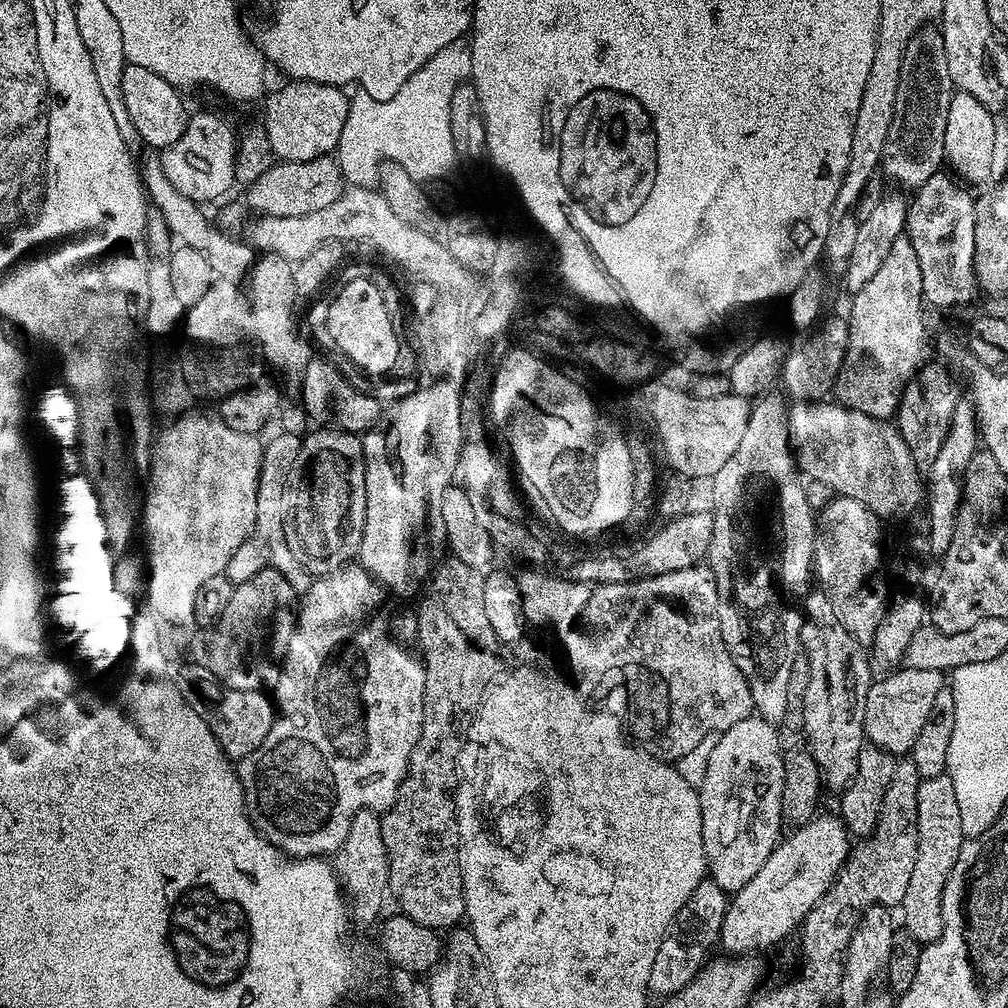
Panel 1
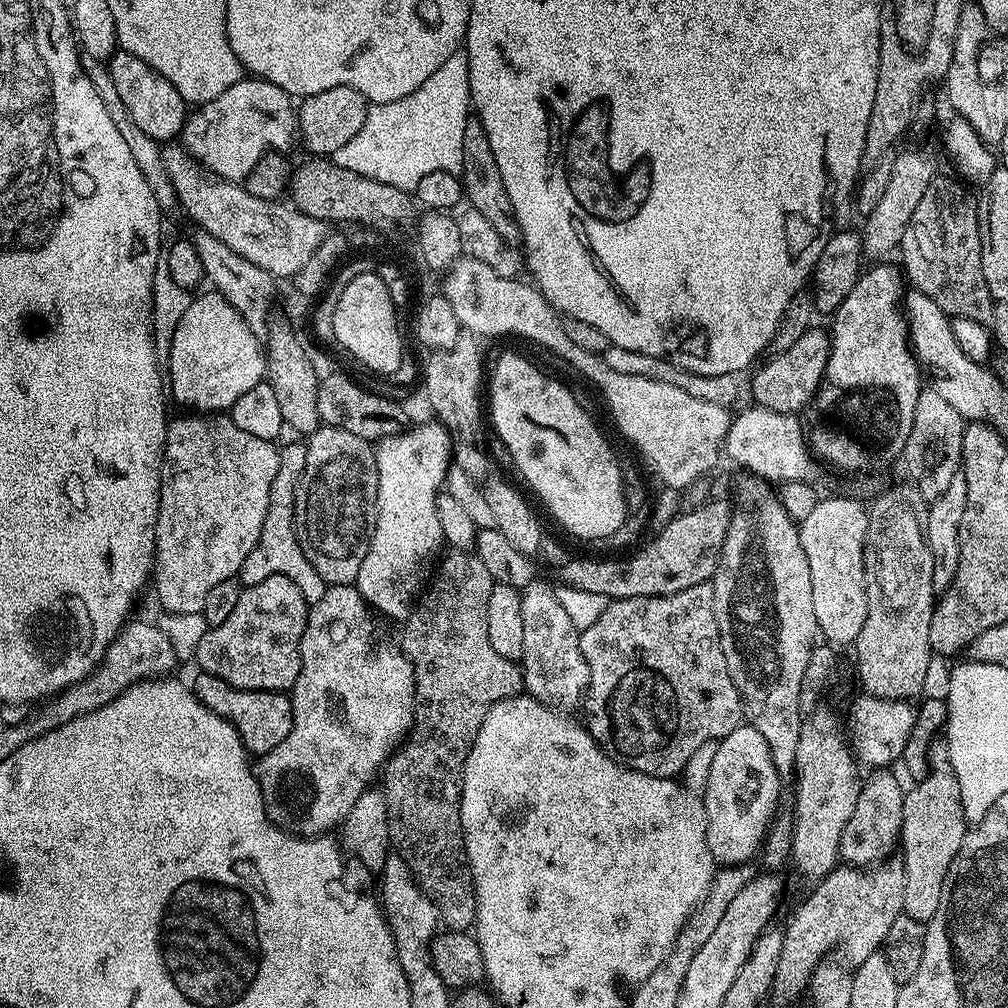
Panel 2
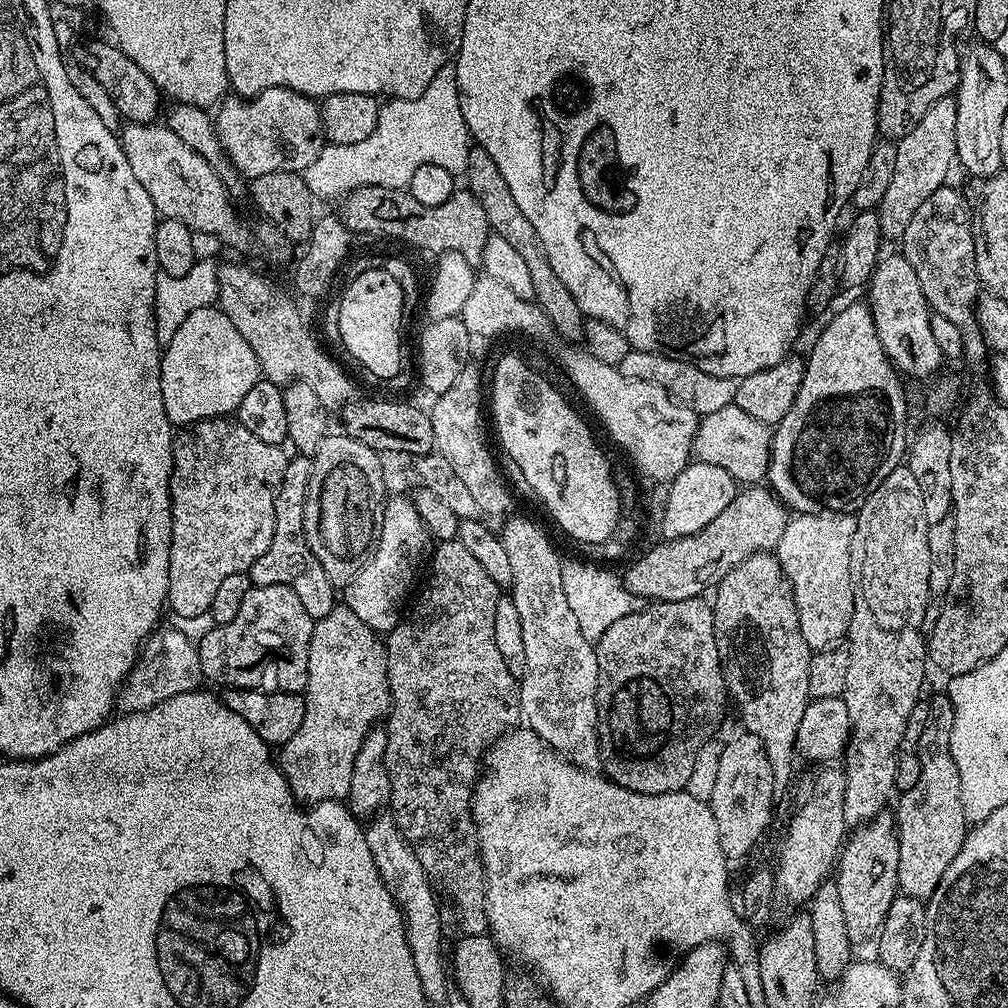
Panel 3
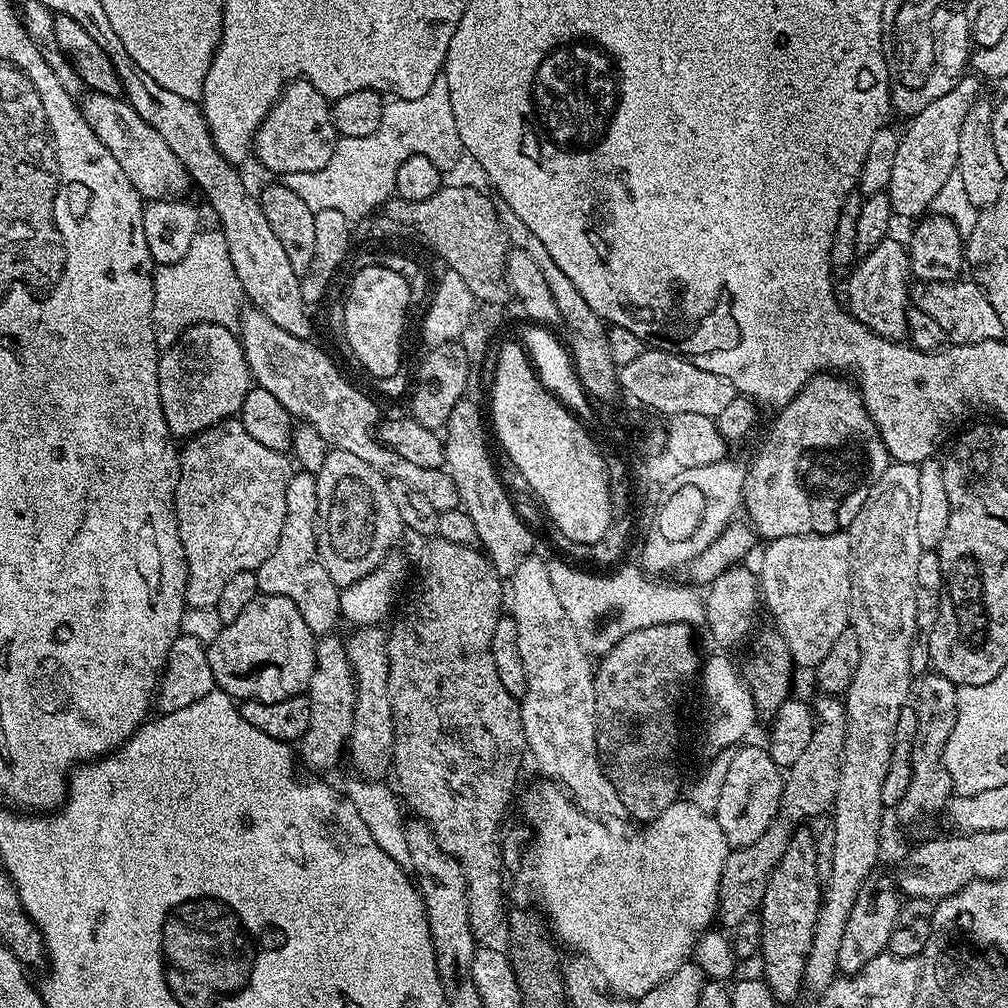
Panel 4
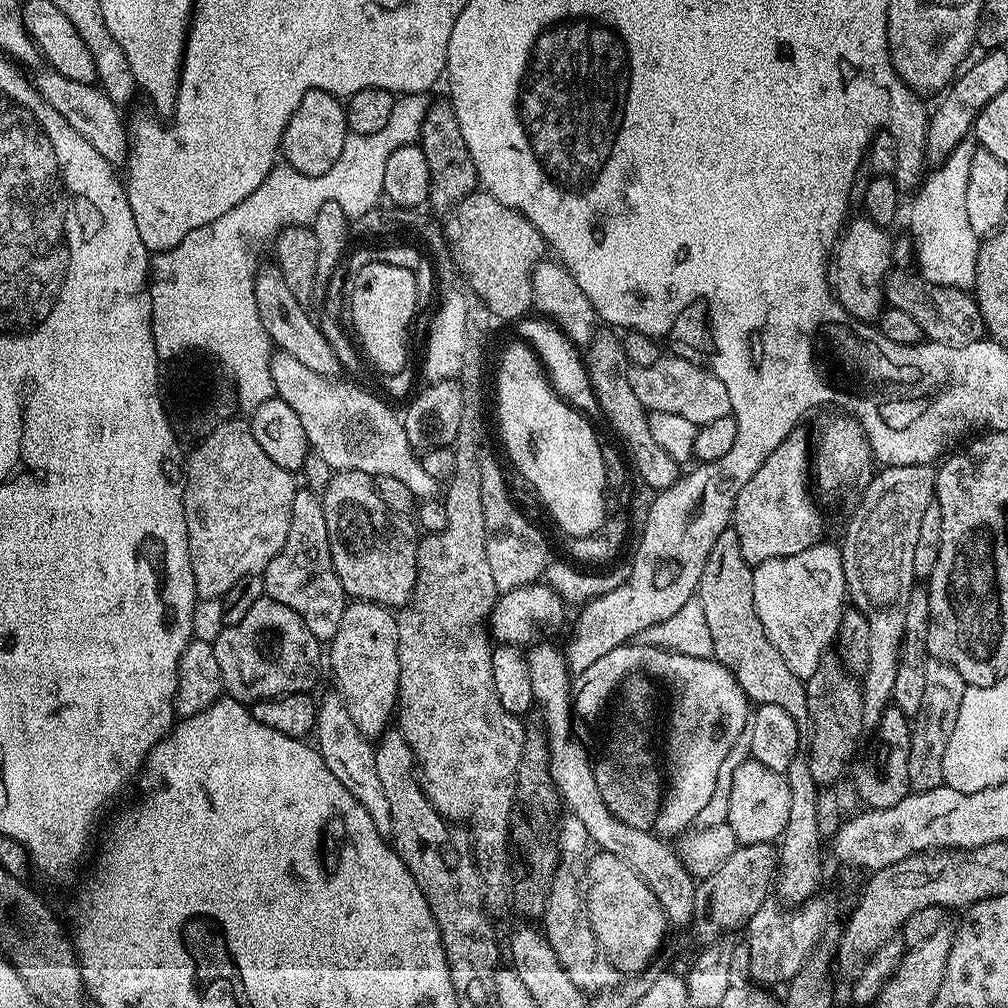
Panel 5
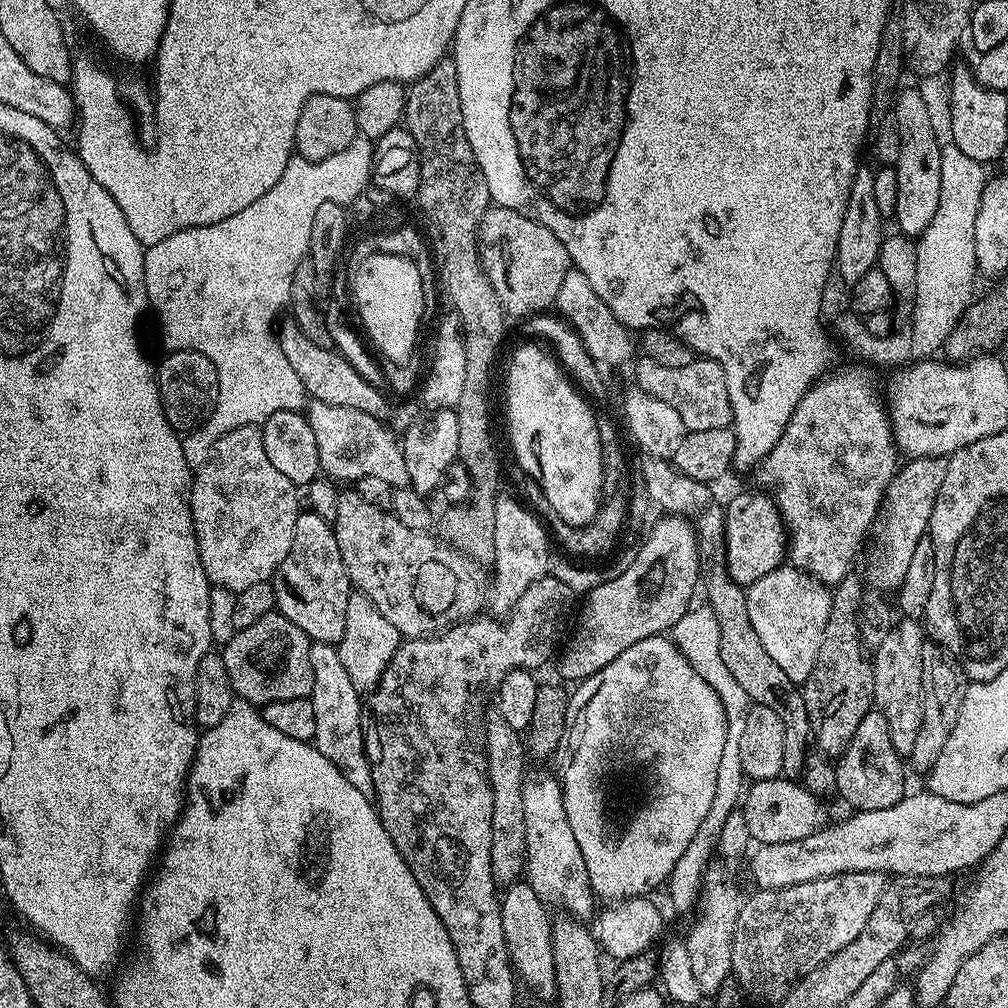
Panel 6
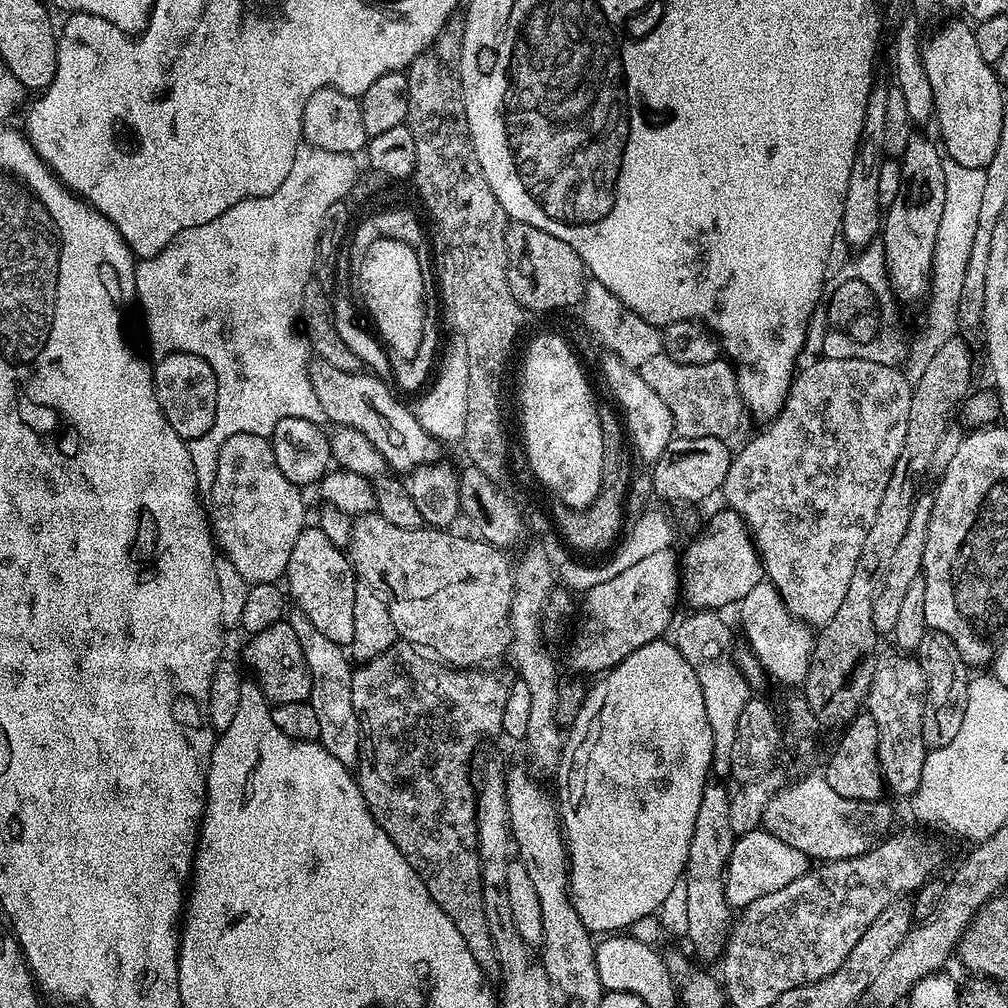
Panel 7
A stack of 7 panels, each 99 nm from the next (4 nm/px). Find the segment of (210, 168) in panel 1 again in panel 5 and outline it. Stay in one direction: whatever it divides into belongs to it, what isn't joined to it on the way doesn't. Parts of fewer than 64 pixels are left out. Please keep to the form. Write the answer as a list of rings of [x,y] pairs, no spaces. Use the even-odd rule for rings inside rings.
[[[312,88],[302,98],[300,109],[292,115],[280,139],[283,159],[294,170],[307,176],[317,176],[326,174],[326,170],[338,162],[338,154],[342,154],[342,146],[346,146],[350,133],[345,105],[336,100],[339,99],[333,93],[323,92],[321,88]]]

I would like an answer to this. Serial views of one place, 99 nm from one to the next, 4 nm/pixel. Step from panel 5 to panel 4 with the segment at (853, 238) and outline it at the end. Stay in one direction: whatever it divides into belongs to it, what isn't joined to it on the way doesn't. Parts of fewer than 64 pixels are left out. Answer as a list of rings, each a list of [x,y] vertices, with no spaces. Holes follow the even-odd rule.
[[[885,238],[874,246],[874,250],[863,253],[858,263],[847,273],[848,300],[846,299],[847,311],[852,313],[853,318],[862,322],[862,326],[871,328],[887,340],[900,342],[908,335],[908,314],[906,309],[910,304],[910,271],[908,261],[908,250],[903,243],[901,245],[893,238]]]

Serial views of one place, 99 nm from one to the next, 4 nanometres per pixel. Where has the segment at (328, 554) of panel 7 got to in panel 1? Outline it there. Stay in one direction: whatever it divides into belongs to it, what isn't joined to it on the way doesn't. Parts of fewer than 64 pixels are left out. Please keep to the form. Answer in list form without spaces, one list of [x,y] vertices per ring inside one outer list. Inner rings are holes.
[[[280,432],[272,441],[264,444],[264,458],[262,460],[262,470],[258,484],[258,518],[254,522],[254,530],[246,538],[246,542],[238,548],[234,558],[230,558],[226,575],[232,580],[233,584],[241,584],[250,578],[254,578],[254,574],[258,574],[267,568],[276,568],[278,574],[282,574],[282,578],[286,578],[286,582],[290,582],[290,586],[294,586],[294,590],[298,594],[306,593],[310,590],[314,576],[313,573],[306,570],[306,566],[302,566],[302,562],[298,562],[298,558],[294,558],[294,553],[290,550],[290,542],[286,542],[286,510],[288,509],[288,490],[292,482],[292,471],[298,462],[298,454],[300,453],[299,435],[295,436],[292,432]]]

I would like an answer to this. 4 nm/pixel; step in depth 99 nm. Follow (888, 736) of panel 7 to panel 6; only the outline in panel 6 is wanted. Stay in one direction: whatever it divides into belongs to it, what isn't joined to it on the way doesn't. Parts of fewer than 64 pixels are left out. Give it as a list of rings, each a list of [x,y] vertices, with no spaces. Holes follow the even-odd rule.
[[[904,618],[901,621],[901,624],[900,621],[893,623],[882,646],[874,649],[871,661],[874,670],[875,707],[884,715],[890,726],[890,742],[894,742],[894,750],[900,757],[908,758],[914,750],[918,730],[922,730],[922,646],[926,643],[926,632],[919,619]]]

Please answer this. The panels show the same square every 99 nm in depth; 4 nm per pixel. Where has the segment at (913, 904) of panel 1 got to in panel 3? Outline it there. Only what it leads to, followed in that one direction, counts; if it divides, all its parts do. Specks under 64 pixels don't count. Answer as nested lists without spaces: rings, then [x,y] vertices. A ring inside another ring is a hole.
[[[940,694],[928,704],[928,725],[922,730],[922,738],[918,738],[916,753],[920,763],[918,782],[914,786],[903,789],[895,801],[894,823],[898,838],[898,882],[899,891],[905,896],[927,902],[938,890],[950,862],[958,858],[958,850],[962,850],[962,842],[970,831],[970,822],[962,806],[962,782],[958,778],[958,762],[954,762],[954,754],[950,746],[950,738],[954,730],[954,706],[947,694]]]

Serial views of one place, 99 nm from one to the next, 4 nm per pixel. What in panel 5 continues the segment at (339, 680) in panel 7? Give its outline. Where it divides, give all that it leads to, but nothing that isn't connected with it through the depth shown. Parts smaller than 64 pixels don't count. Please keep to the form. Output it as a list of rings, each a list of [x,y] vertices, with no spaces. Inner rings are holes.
[[[329,692],[329,696],[319,697],[316,706],[315,747],[322,762],[326,762],[326,770],[330,770],[330,774],[334,774],[334,778],[338,778],[338,782],[342,782],[342,786],[346,786],[346,790],[350,790],[350,794],[366,806],[366,814],[374,818],[374,826],[378,826],[380,832],[391,833],[390,801],[386,799],[386,789],[378,778],[376,749],[358,730],[358,726],[354,726],[354,718],[350,718],[339,692]]]

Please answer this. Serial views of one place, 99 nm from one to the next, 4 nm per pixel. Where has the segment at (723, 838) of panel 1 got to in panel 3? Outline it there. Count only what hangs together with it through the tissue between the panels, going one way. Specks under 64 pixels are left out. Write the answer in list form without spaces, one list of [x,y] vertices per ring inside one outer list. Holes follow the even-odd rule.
[[[741,734],[732,741],[727,741],[722,750],[722,763],[718,765],[718,779],[714,785],[714,794],[710,807],[714,814],[714,822],[718,822],[718,838],[725,857],[744,856],[760,840],[760,835],[768,828],[772,820],[774,801],[774,778],[770,770],[770,762],[766,758],[764,743],[756,736]]]

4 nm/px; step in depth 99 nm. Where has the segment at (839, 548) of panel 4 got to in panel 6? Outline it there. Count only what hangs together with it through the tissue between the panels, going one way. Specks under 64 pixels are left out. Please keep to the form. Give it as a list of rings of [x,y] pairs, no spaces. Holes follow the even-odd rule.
[[[781,566],[770,570],[766,578],[747,585],[746,610],[750,610],[750,623],[754,625],[754,634],[774,658],[775,664],[790,678],[790,682],[803,685],[814,670],[814,658],[818,658],[818,646],[822,646],[822,630],[830,618],[832,592],[819,580],[812,579],[807,572],[795,566]]]

